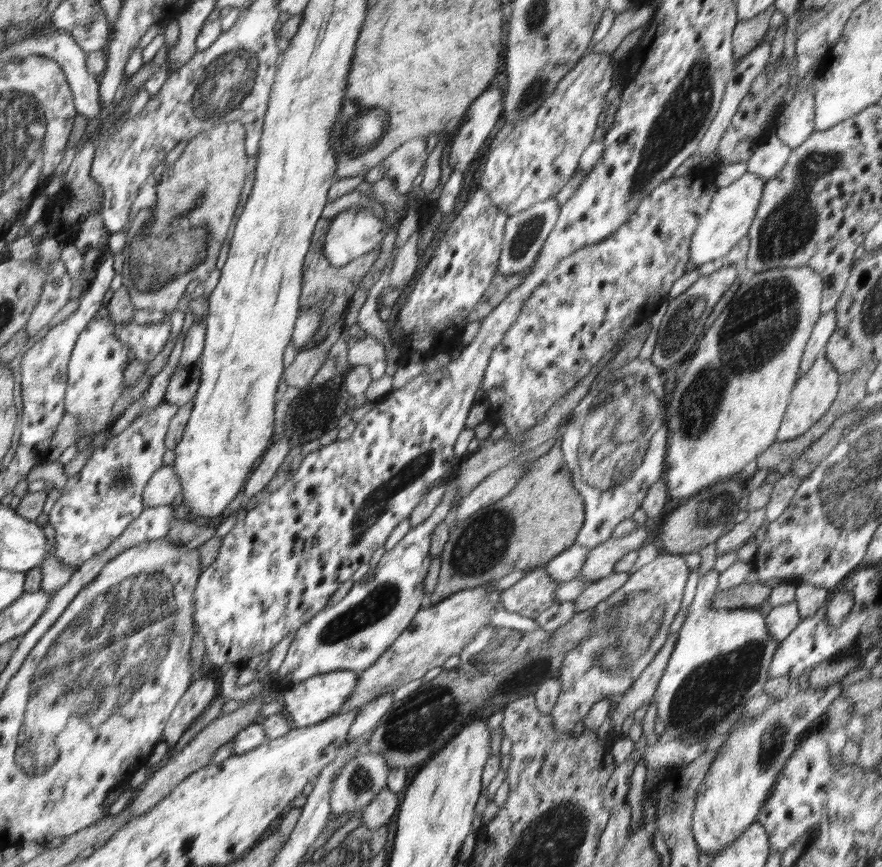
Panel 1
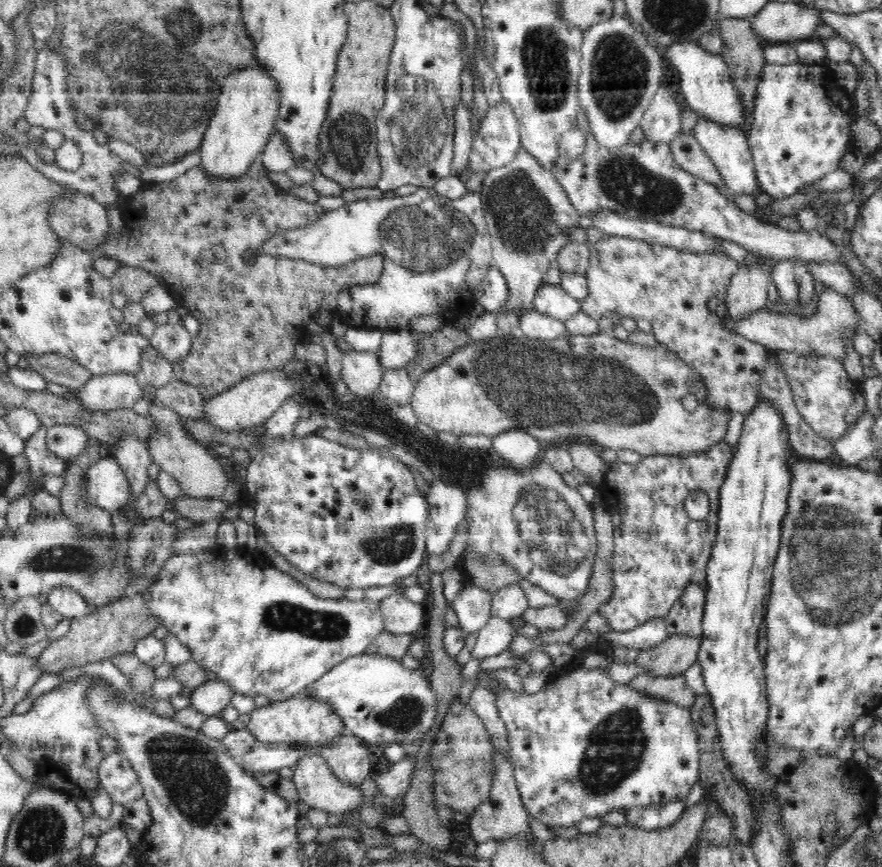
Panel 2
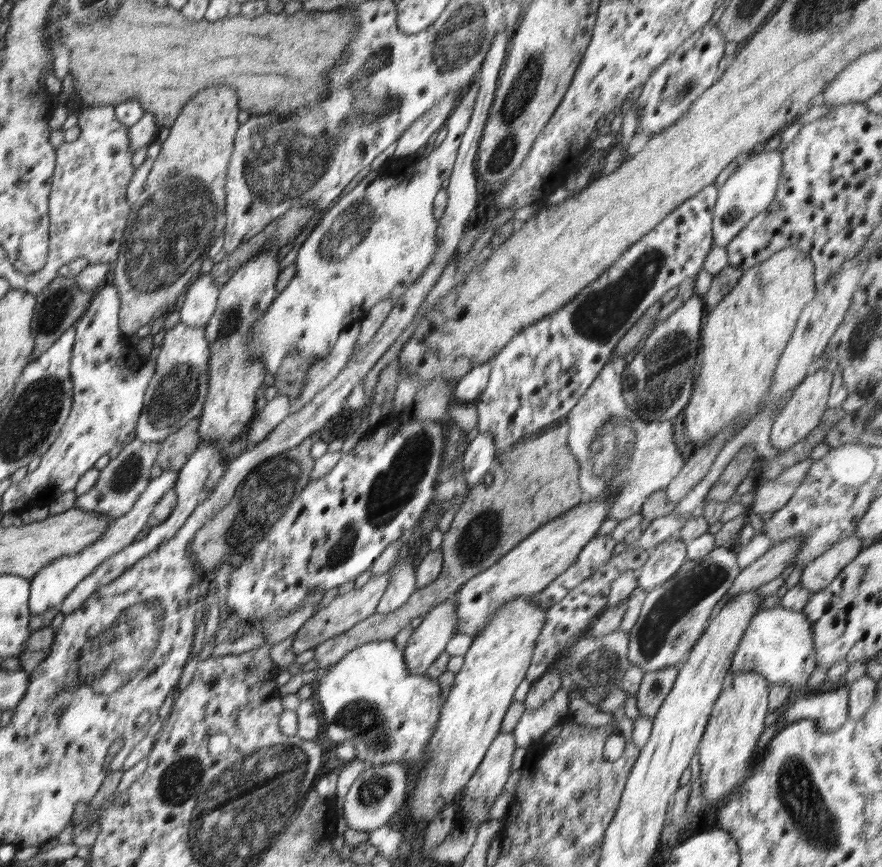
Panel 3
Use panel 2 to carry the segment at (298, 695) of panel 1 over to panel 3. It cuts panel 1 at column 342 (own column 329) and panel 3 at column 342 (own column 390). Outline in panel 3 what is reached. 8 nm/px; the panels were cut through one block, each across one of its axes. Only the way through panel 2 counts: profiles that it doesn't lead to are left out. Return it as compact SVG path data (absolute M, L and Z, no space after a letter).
M394 640L370 642L352 650L330 668L316 687L316 700L322 704L322 714L328 725L326 735L330 740L337 744L350 742L356 757L367 764L378 766L398 762L409 764L410 770L421 767L419 764L425 760L424 748L438 727L441 688L428 675L416 676L406 669L402 649L395 646Z

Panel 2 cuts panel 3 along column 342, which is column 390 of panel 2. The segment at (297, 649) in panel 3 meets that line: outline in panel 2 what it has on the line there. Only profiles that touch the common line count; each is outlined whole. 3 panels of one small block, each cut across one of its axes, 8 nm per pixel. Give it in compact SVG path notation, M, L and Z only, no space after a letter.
M390 594L384 600L380 601L379 609L384 618L385 631L392 634L417 634L428 625L428 620L425 619L427 608L420 604L410 601L404 594Z

